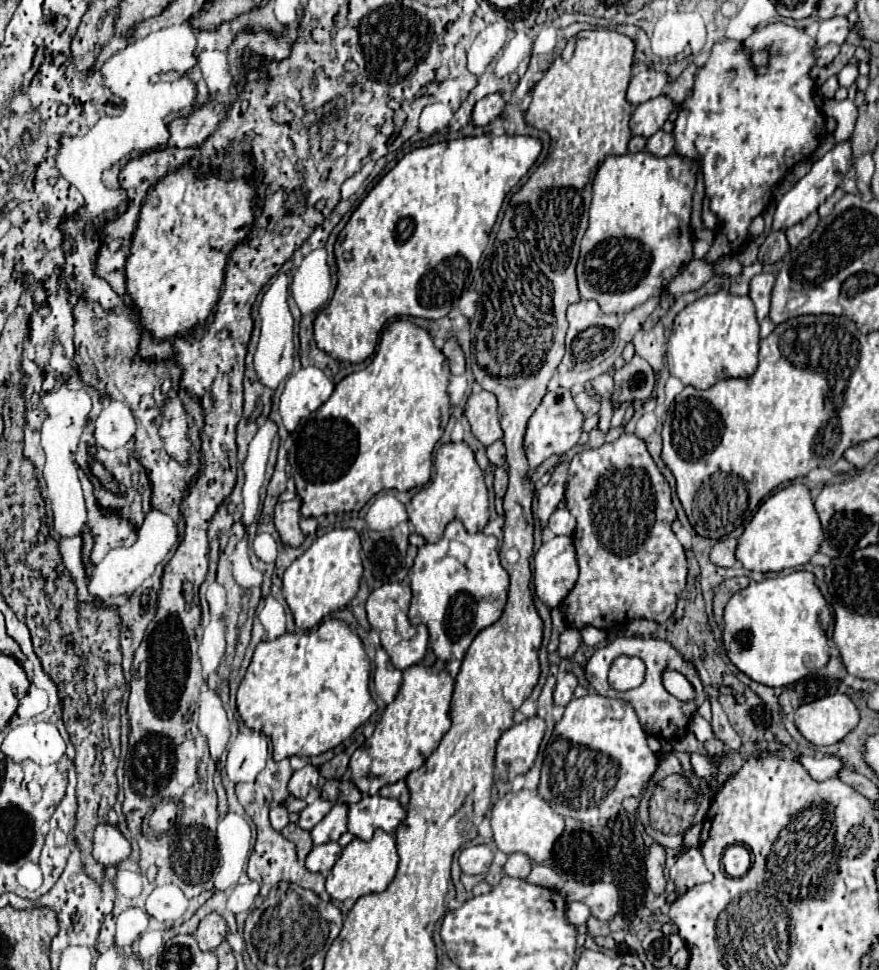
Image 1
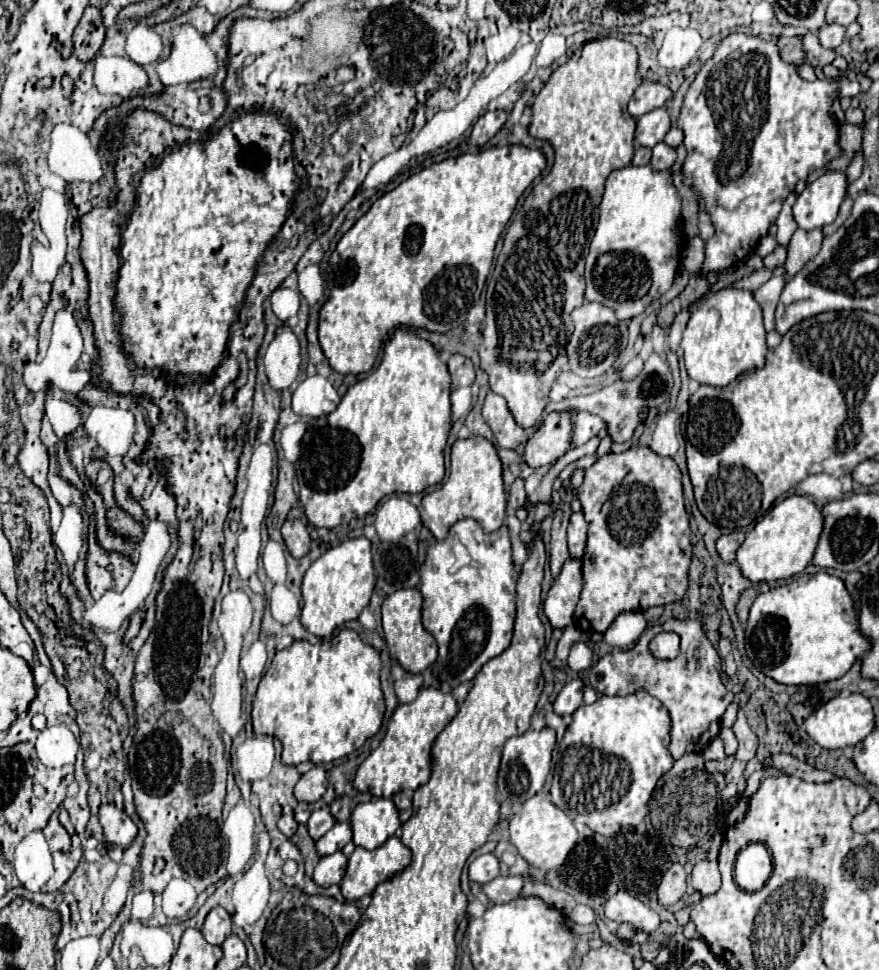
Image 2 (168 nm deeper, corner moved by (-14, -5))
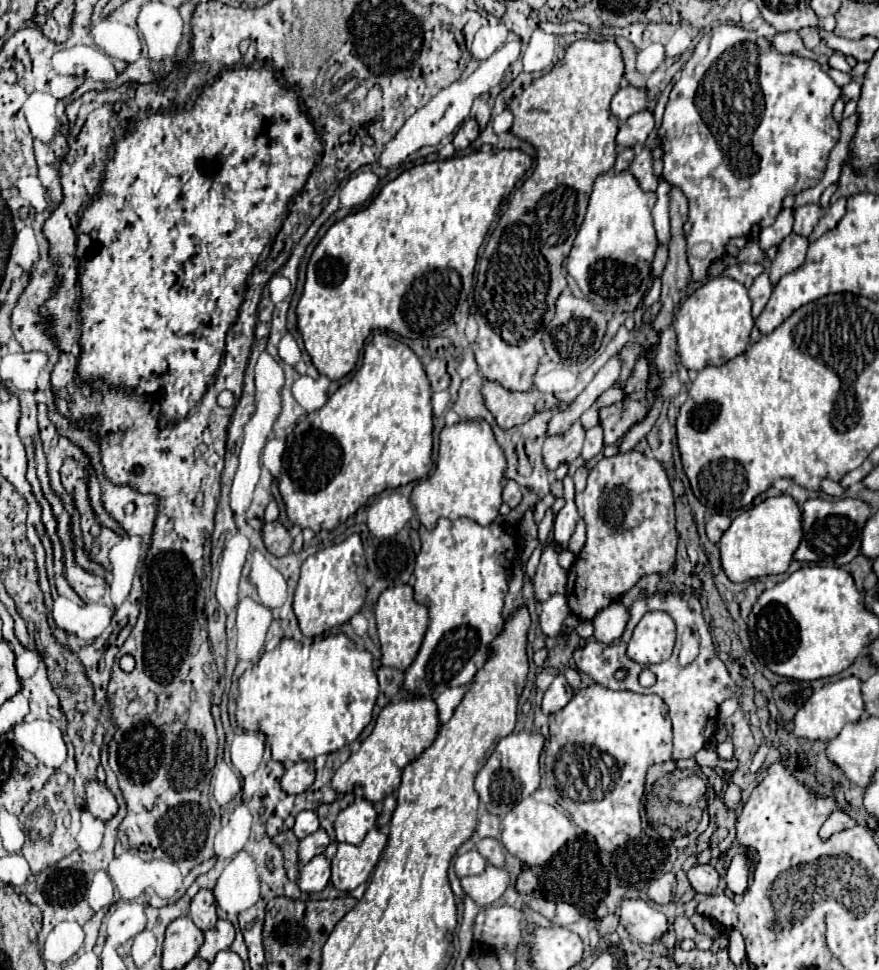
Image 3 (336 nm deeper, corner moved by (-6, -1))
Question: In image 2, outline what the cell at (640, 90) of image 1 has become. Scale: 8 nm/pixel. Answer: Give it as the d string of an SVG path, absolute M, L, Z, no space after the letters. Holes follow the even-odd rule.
M640 82L640 86L636 88L632 100L628 102L628 112L634 120L638 120L640 116L644 116L646 112L664 106L668 100L672 98L672 92L668 86L662 86L658 82Z

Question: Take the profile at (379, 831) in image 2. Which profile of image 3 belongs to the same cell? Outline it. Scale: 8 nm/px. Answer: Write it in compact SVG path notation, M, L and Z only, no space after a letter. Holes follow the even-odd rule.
M356 798L352 804L348 804L336 818L336 840L348 842L348 844L360 844L368 830L376 826L378 812L372 802L366 798Z

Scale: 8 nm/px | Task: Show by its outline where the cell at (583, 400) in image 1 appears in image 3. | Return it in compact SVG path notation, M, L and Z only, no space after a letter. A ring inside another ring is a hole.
M580 420L574 422L568 430L564 430L564 434L552 434L544 442L546 468L554 472L558 464L572 462L574 458L578 458L582 450L582 442L584 442L584 426L580 424Z

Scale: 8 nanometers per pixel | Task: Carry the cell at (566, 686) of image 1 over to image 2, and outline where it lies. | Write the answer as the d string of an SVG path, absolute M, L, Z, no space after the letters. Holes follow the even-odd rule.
M570 680L564 684L564 688L560 690L560 694L554 700L554 712L560 716L568 716L574 714L574 710L582 704L582 680Z

